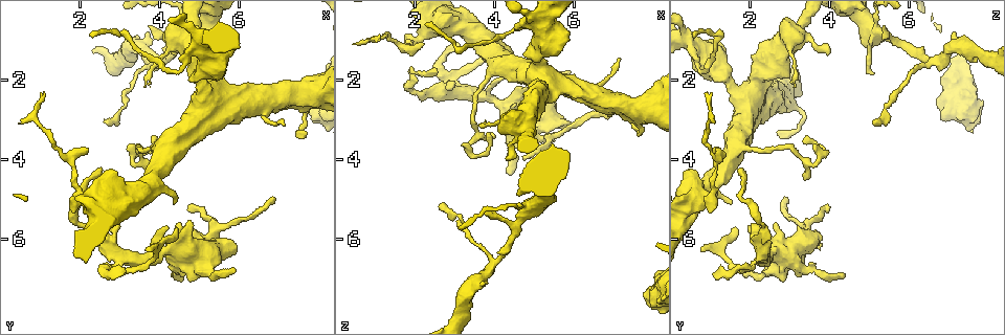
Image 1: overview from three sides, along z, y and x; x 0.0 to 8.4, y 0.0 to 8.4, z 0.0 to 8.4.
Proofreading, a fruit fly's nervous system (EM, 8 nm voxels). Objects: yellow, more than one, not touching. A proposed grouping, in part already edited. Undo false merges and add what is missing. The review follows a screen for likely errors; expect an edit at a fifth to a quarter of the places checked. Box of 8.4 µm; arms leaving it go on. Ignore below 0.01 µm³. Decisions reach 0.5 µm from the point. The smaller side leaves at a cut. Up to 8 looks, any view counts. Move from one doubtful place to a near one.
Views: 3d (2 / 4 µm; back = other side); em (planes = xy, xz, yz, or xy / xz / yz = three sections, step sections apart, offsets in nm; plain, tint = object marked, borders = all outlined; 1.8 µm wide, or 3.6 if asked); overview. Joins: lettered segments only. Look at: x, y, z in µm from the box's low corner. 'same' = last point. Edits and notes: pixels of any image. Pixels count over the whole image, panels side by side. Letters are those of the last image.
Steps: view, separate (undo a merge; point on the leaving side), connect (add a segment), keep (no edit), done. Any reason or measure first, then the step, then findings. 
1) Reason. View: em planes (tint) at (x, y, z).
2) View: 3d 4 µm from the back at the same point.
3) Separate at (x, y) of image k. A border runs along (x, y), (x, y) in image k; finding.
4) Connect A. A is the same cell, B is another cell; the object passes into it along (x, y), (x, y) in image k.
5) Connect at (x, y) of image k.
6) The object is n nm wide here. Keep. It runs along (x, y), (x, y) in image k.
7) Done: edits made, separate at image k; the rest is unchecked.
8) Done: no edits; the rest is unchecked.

Sharp bend. View: 3d 4 µm from the back at (4.35, 1.80, 0.75).

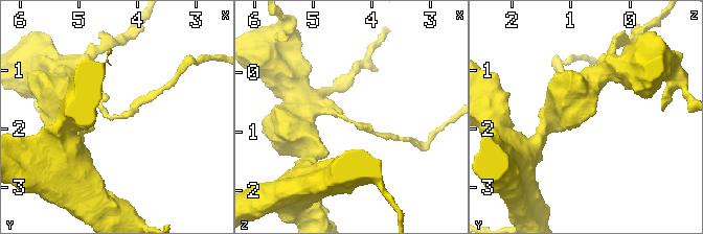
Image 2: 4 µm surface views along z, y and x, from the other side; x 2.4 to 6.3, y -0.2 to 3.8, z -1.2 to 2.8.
View: em yz step 16 (borders) at (4.45, 1.80, 0.80).

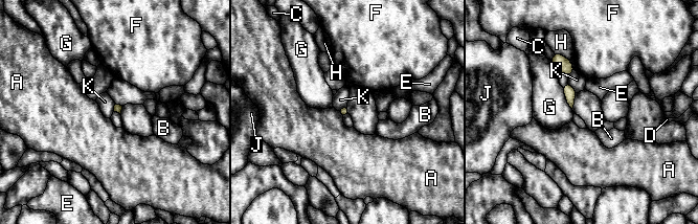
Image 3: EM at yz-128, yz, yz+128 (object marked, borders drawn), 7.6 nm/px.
Keep. A, B, C, D, E, F, G, H, J and K are other cells; one neuron here.

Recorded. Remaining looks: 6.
View: em planes (borders) at (4.45, 5.55, 2.60).

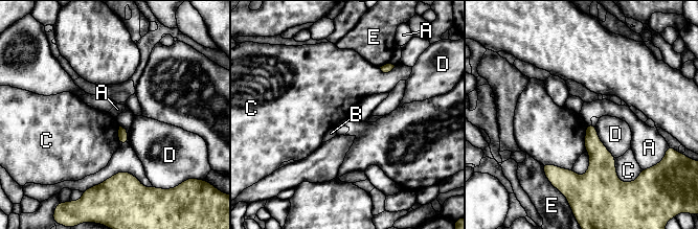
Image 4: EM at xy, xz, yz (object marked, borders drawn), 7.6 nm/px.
Keep. A, B, C, D and E are other cells; no lettered segment goes on from it.

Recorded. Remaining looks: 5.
View: em planes (plain) at (2.95, 6.35, 2.35).

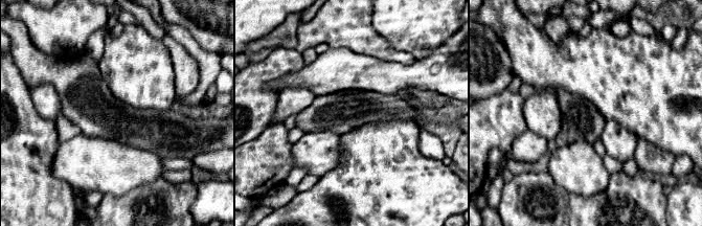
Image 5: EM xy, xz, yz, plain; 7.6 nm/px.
View: em planes (borders) at the same point.

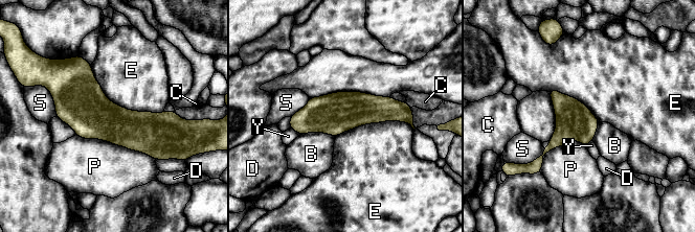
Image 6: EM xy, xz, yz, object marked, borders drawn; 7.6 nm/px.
The longest contact is with E, 650 nm. Keep. B, C, D, E, P, S and Y are other cells; it runs along (408, 111), (341, 111), (292, 125) in image 6; one neuron here.

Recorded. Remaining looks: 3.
Small branch off a trunk. View: em planes (plain) at (5.10, 0.80, 5.05).

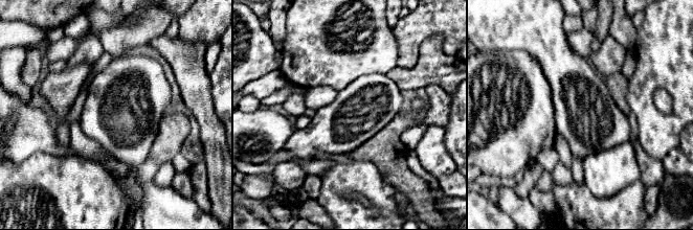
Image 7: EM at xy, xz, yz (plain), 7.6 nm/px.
View: em planes (tint) at the same point.

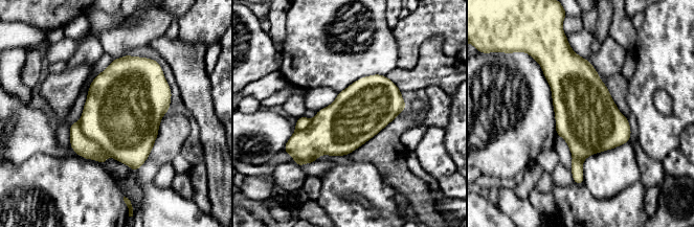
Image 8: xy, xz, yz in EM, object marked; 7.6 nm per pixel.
What lies round it. View: em planes (borders) at the same point.

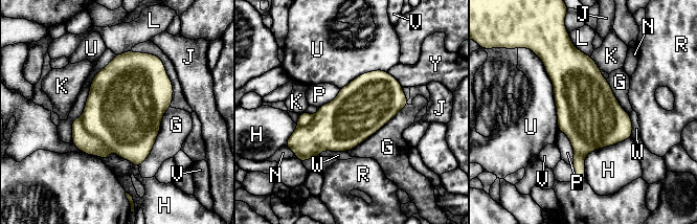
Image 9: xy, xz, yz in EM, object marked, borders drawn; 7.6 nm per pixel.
The object is 420 nm wide here. Separate at (115, 112) of image 9. G, H, J, K, L, N, P, R, U, V, W and Y are other cells; a second neuron is stuck on.

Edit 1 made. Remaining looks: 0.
Done: edits made, separate at image 9; the rest is unchecked.

